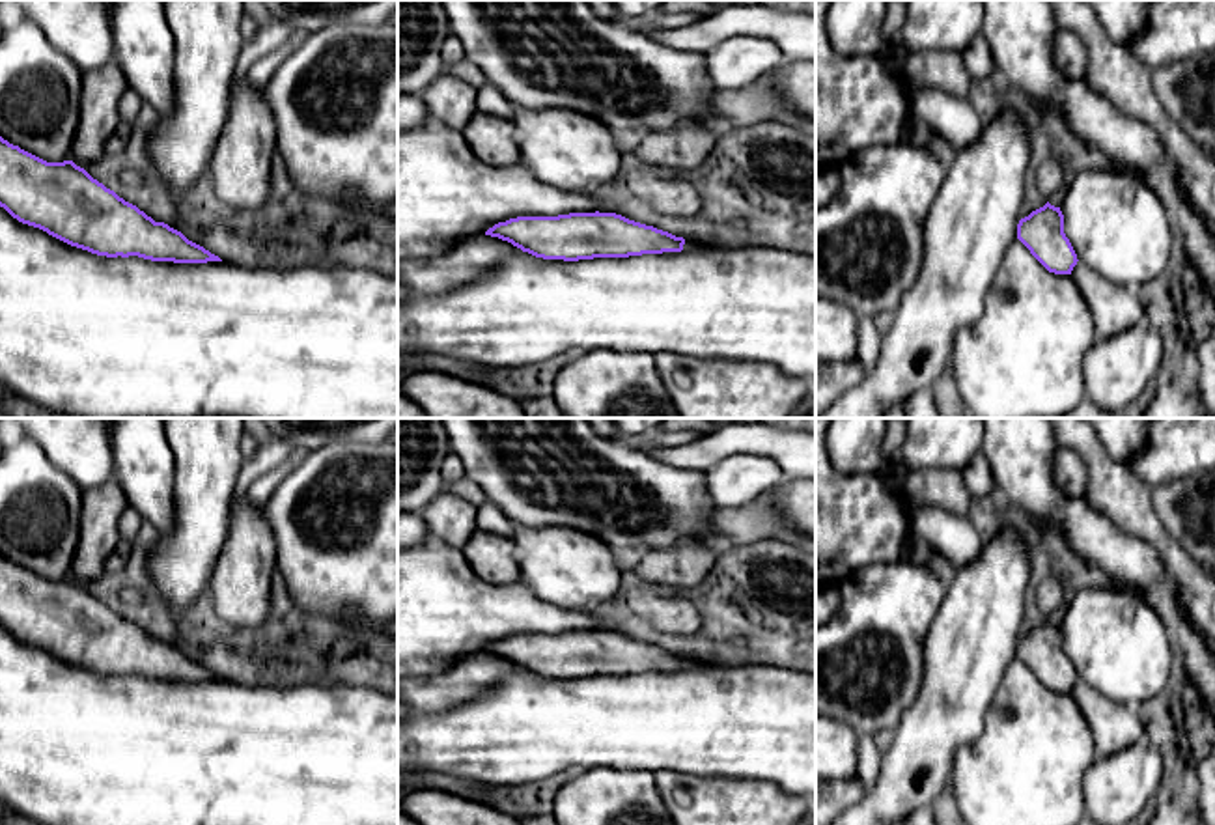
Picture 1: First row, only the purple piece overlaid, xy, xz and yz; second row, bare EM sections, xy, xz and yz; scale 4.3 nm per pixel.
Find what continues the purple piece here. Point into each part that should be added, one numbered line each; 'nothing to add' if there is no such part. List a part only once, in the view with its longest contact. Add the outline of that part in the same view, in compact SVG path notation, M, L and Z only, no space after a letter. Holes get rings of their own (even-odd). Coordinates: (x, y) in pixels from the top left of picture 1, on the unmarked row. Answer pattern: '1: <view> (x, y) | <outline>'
1: xy (77, 747) | M0 625L0 803L37 825L398 825L398 696L362 685L244 685L106 676L22 642Z

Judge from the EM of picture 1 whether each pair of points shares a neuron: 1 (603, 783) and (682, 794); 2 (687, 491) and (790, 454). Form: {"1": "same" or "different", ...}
{"1": "different", "2": "different"}

